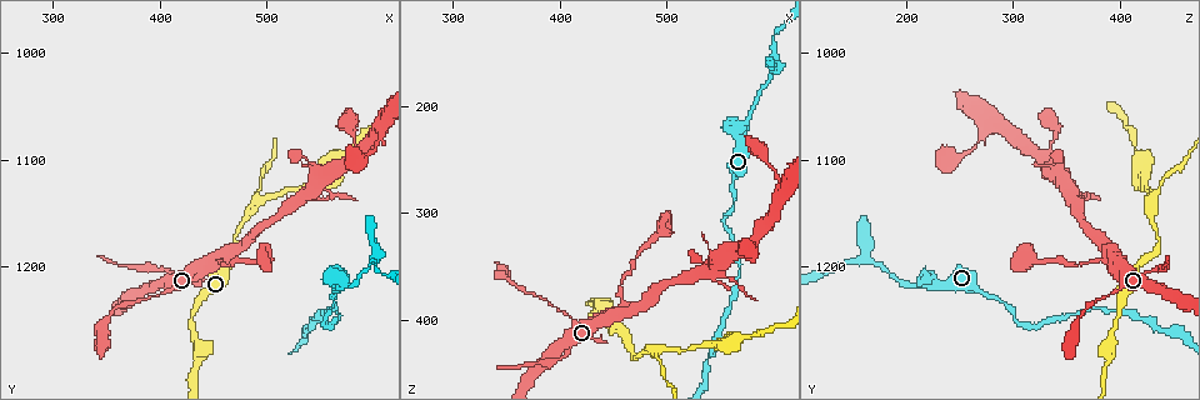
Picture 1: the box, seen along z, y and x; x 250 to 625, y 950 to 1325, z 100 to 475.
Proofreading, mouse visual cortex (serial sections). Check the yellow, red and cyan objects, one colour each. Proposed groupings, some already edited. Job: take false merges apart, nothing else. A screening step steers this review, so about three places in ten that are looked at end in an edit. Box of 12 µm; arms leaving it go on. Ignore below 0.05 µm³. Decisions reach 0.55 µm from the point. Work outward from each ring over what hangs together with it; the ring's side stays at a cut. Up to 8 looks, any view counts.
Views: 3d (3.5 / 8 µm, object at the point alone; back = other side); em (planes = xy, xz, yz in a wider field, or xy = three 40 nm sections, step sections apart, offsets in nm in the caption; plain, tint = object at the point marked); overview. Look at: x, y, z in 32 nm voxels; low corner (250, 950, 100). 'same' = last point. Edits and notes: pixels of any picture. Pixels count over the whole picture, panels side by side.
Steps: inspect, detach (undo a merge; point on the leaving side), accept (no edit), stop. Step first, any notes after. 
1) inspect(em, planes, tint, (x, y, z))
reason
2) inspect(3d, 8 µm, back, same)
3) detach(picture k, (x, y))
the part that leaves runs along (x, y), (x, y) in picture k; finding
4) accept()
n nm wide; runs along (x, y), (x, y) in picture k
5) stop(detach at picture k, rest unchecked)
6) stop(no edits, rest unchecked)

inspect(3d, 3.5 µm, (400, 1204, 438))
a narrow waist

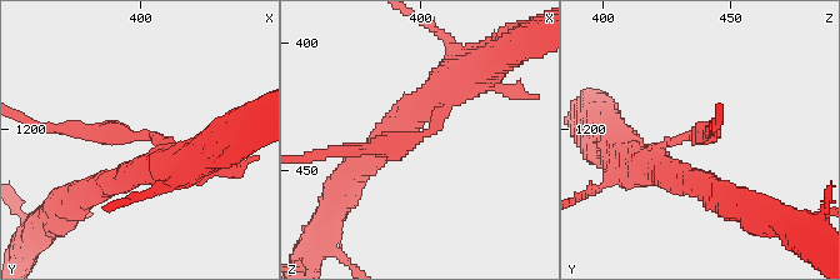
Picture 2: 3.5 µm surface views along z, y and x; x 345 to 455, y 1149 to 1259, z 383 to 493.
inspect(em, planes, tint, (400, 1203, 436))
shape alone is not enough

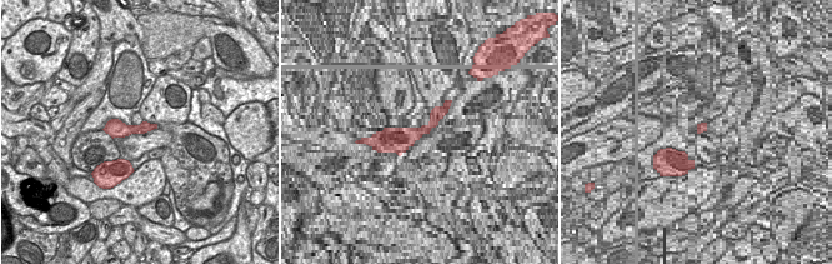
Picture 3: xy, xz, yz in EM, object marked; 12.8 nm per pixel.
detach(picture 2, (105, 136))
two cells meet here

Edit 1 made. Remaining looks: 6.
inspect(3d, 3.5 µm, (488, 1140, 426))
narrows sharply

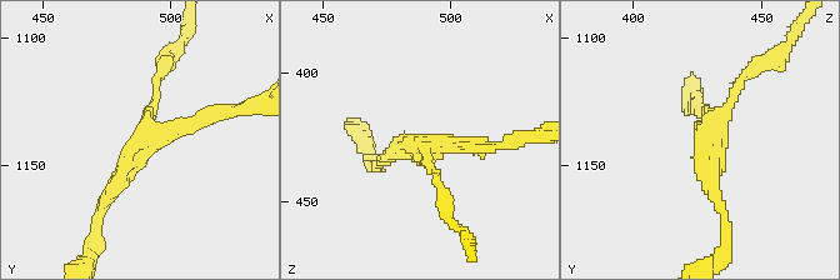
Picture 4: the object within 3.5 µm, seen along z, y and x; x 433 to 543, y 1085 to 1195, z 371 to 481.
inspect(em, planes, tint, (492, 1139, 429))

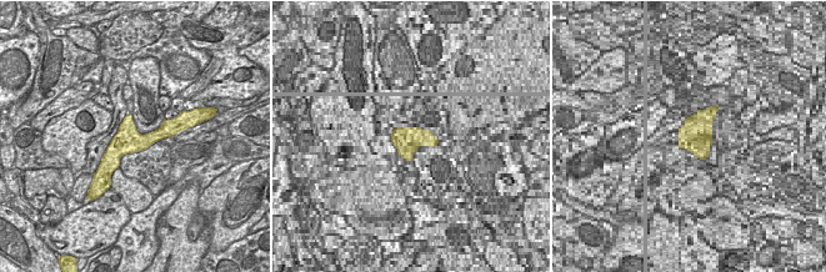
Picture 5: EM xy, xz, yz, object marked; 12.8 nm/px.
accept()
arms of 100, 200, 200 nm; runs along (170, 131), (128, 141), (103, 166) in picture 5; one cell here

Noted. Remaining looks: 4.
inspect(3d, 3.5 µm, (602, 1192, 160))
sharp bend

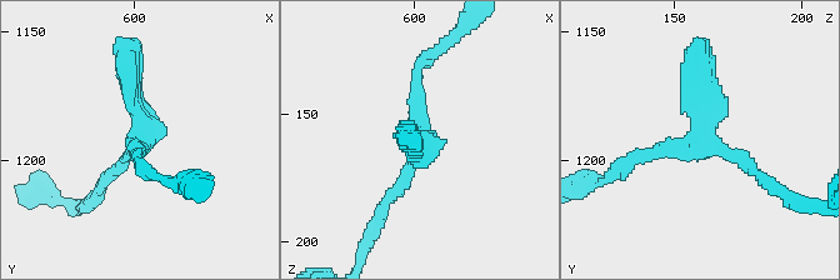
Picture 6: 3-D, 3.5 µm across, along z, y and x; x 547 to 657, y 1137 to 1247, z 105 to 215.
inspect(em, xy, step 3, tint, (602, 1193, 162))
3 arms; arms of 150, 200, 250 nm; shape alone is not enough

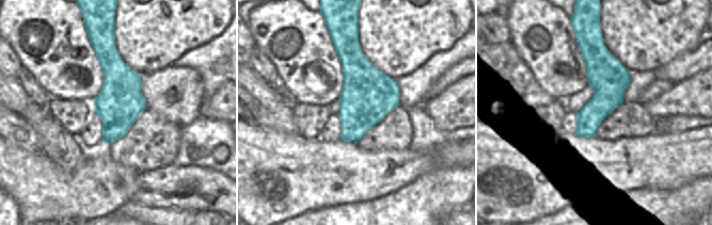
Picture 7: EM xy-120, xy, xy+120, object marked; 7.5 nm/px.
accept()
runs along (765, 179), (704, 144), (698, 64) in picture 6; continuous, no second cell

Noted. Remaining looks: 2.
stop(detach at picture 2, rest unchecked)

